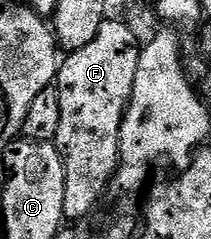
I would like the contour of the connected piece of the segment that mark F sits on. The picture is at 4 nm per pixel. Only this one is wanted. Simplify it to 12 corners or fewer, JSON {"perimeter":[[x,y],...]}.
{"perimeter":[[106,18],[59,61],[64,219],[120,164],[142,40]]}

